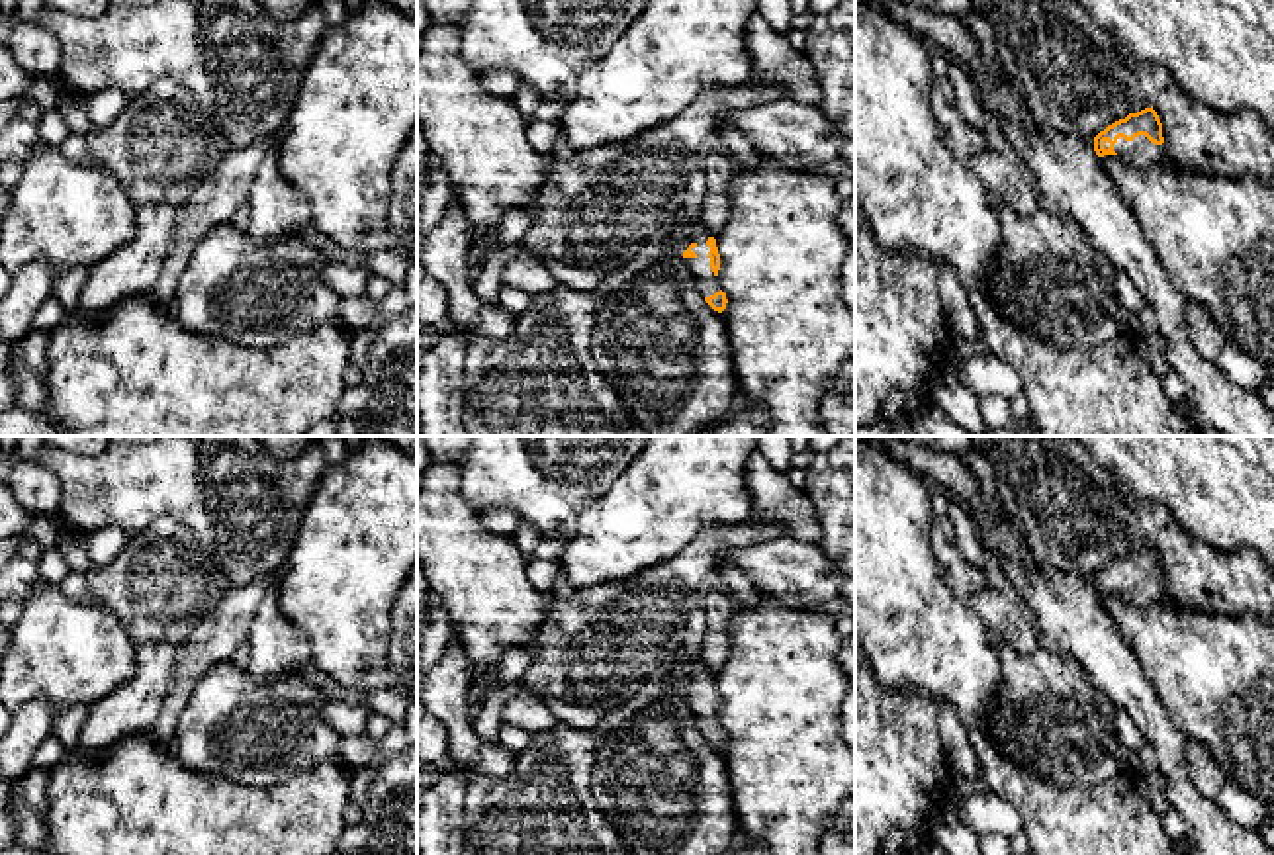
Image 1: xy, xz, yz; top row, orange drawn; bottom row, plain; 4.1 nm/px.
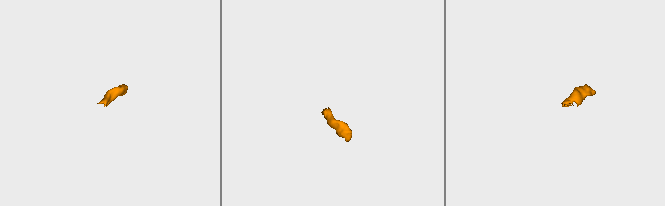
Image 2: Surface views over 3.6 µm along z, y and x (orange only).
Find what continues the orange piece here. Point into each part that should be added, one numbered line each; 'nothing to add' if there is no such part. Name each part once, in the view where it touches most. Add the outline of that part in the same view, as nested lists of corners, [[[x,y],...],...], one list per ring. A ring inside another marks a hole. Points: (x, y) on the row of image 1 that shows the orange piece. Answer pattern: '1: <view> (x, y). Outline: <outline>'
1: yz (1139, 151). Outline: [[[1139,135],[1133,141],[1119,137],[1114,151],[1127,157],[1139,168],[1145,168],[1162,157],[1162,145],[1151,143],[1145,135]]]

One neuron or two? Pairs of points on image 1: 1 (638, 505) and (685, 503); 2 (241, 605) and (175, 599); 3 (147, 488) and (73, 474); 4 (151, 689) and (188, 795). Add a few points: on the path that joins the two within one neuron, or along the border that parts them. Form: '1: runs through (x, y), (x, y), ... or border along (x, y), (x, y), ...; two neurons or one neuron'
1: runs through (650, 507), (674, 503); one neuron
2: border along (233, 585), (188, 636); two neurons
3: runs through (130, 488), (94, 488), (90, 484); one neuron
4: border along (145, 730), (116, 740), (104, 752); two neurons

